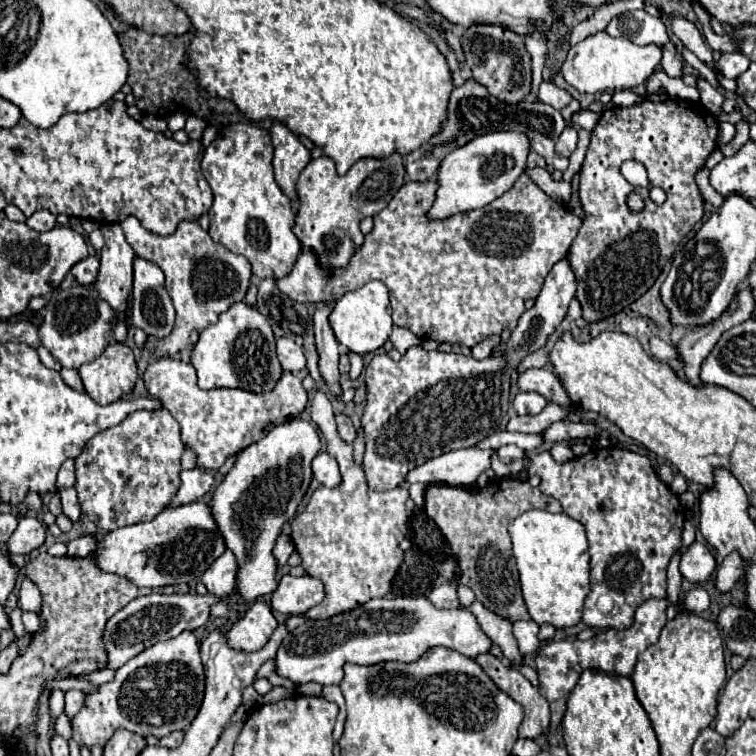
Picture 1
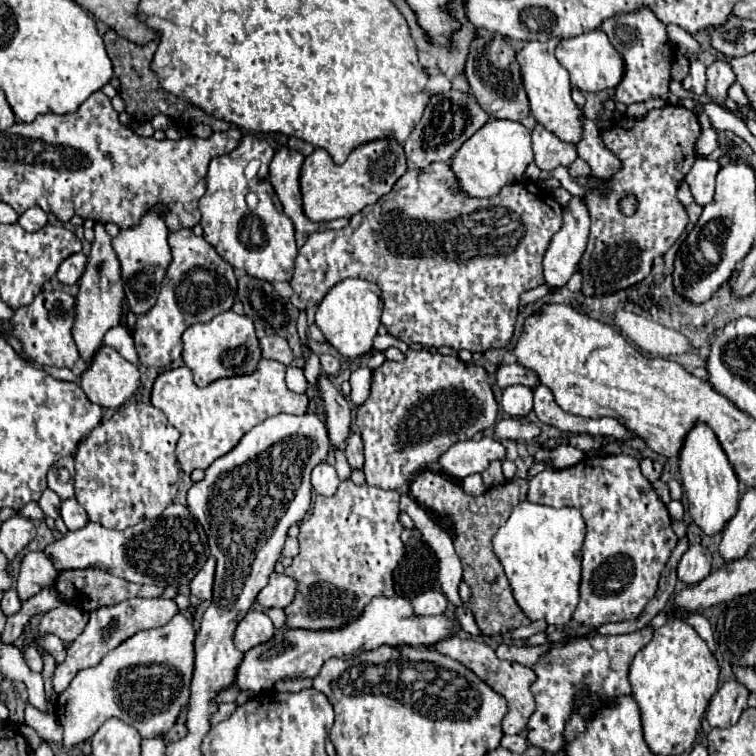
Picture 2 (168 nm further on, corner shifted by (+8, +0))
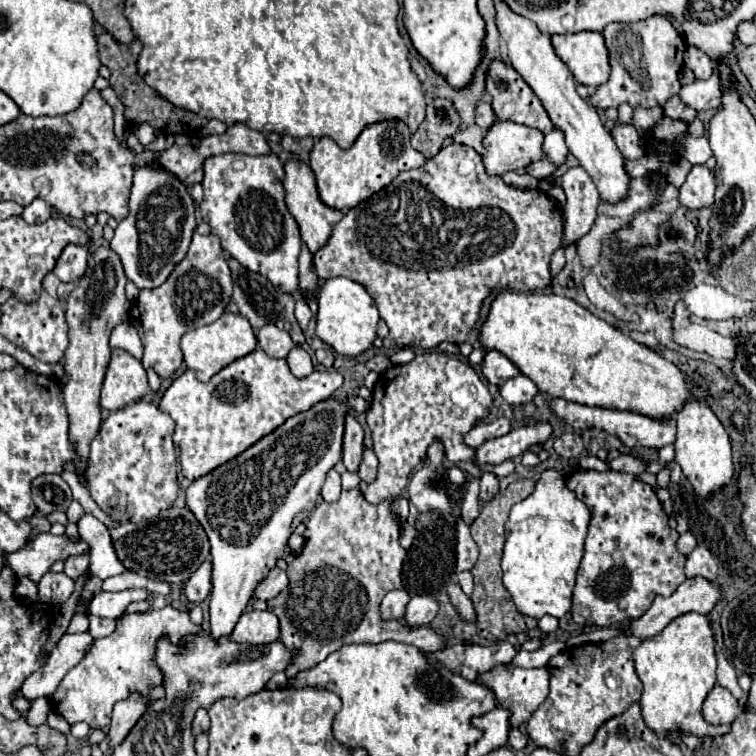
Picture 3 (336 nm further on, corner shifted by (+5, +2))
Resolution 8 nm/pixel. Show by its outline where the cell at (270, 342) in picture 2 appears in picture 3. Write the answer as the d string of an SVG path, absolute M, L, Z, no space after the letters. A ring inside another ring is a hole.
M272 324L262 326L256 332L256 338L258 338L258 346L272 358L286 358L290 348L294 346L290 334L286 330L272 326Z

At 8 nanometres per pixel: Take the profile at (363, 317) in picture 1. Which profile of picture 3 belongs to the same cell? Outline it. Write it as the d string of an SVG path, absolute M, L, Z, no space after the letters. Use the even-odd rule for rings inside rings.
M328 278L322 284L318 298L318 314L316 314L316 336L328 346L332 346L332 350L336 350L338 354L358 356L368 348L372 348L378 320L380 316L376 302L358 282L352 282L350 278Z

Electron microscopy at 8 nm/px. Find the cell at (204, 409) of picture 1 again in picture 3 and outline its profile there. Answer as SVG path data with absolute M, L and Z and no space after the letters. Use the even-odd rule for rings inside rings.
M256 348L222 368L210 382L200 382L192 370L186 370L164 392L160 410L174 420L174 444L180 448L182 474L196 480L248 450L290 416L330 398L340 386L342 376L336 370L314 370L304 378L296 378L284 358L270 358Z

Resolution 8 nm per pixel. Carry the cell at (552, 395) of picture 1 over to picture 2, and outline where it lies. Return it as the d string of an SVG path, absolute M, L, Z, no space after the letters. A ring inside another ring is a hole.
M507 364L507 366L499 366L497 384L499 384L499 388L509 388L509 386L521 384L521 386L535 390L541 382L537 380L535 372L529 372L529 368L521 366L521 364Z

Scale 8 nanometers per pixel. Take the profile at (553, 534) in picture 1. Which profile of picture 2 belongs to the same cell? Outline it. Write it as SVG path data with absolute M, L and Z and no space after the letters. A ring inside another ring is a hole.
M521 502L509 520L497 530L493 550L509 578L513 596L529 620L547 620L563 628L579 604L581 546L585 540L585 520L577 508L549 508Z

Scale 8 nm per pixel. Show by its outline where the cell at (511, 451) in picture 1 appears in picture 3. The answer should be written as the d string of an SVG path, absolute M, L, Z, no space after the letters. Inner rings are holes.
M484 472L480 476L480 500L488 502L498 494L498 478L490 472Z

